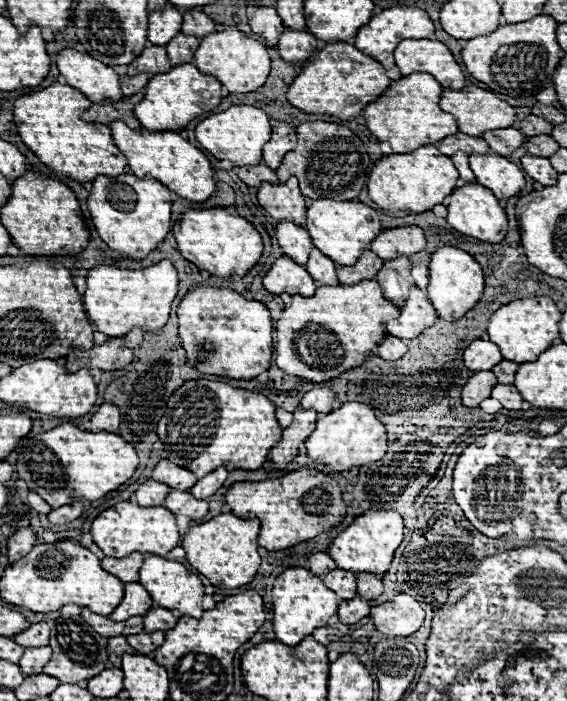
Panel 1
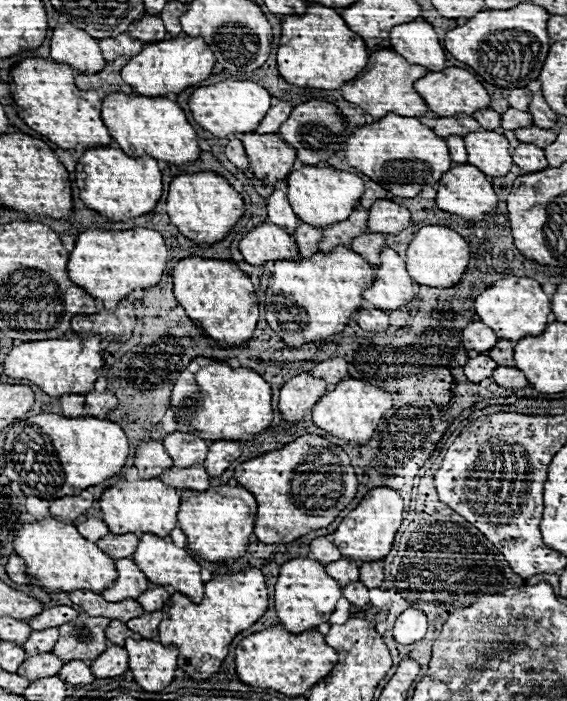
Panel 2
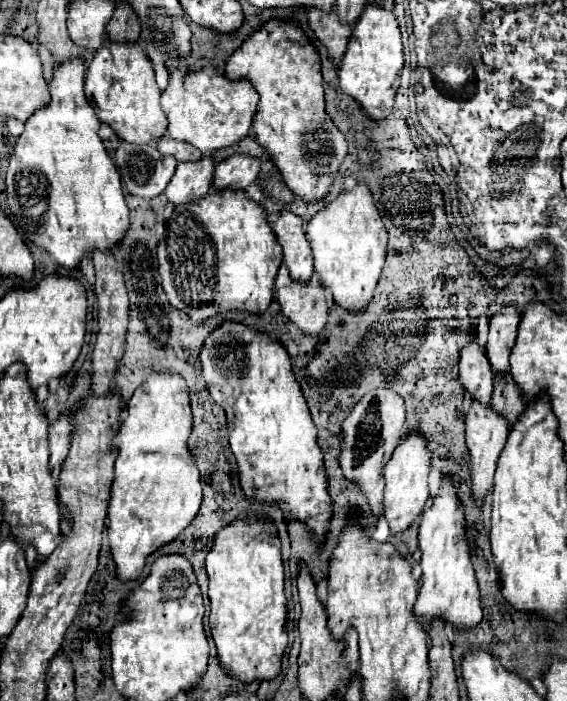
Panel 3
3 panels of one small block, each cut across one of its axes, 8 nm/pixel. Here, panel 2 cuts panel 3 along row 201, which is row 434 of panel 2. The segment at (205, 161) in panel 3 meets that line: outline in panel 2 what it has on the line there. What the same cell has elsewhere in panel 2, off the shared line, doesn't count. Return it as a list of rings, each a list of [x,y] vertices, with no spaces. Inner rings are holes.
[[[170,432],[164,438],[164,448],[170,452],[174,466],[186,468],[186,464],[198,464],[198,460],[206,460],[208,442],[202,440],[198,434],[188,432]]]

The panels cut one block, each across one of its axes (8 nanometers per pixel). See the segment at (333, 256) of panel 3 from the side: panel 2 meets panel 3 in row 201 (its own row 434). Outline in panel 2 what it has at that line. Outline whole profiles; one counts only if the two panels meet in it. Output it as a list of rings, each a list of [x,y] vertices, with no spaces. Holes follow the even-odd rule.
[[[344,378],[332,390],[328,390],[312,408],[312,422],[330,434],[350,442],[350,444],[366,444],[378,426],[382,414],[392,406],[390,392],[382,390],[380,386],[372,386],[366,380],[358,378]]]

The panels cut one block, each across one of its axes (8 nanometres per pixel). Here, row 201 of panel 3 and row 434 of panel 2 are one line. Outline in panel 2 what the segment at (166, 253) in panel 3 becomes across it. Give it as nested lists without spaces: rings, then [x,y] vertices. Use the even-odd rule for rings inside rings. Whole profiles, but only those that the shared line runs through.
[[[196,356],[184,372],[180,372],[170,406],[178,408],[178,430],[198,432],[204,440],[250,440],[272,422],[270,384],[250,368],[232,368],[222,360]]]

